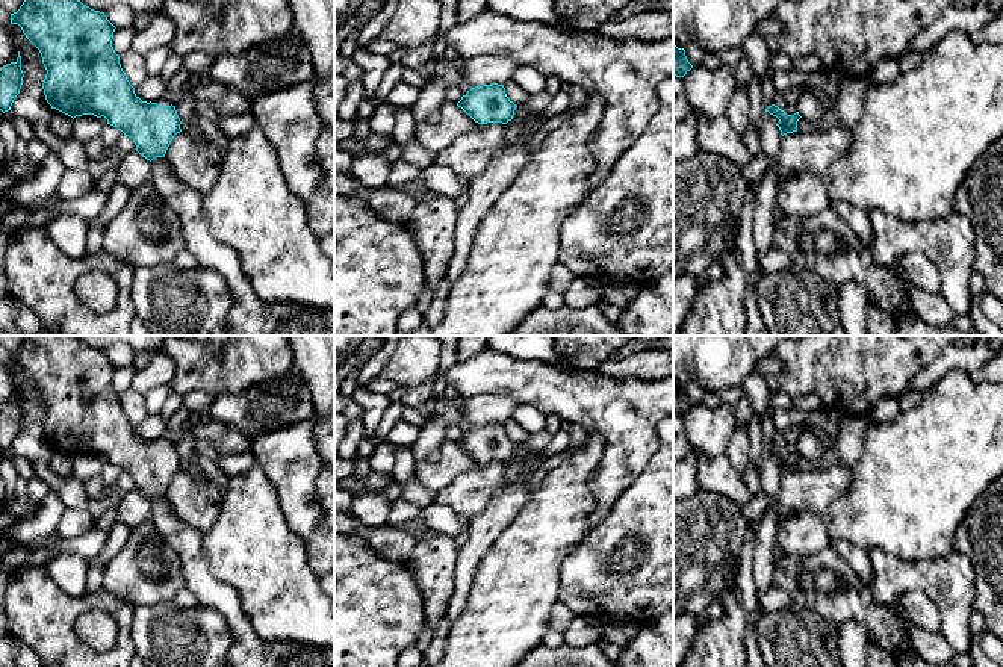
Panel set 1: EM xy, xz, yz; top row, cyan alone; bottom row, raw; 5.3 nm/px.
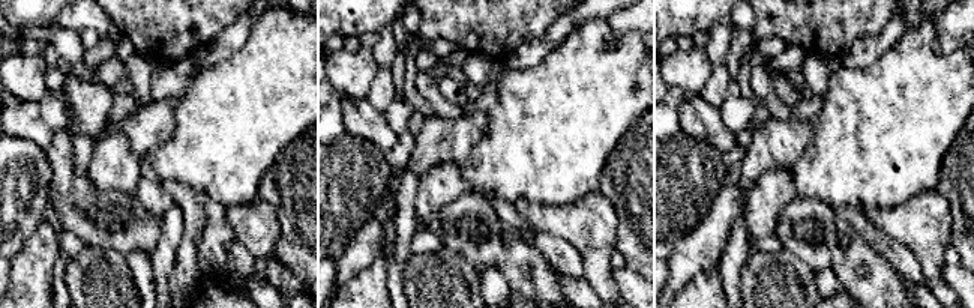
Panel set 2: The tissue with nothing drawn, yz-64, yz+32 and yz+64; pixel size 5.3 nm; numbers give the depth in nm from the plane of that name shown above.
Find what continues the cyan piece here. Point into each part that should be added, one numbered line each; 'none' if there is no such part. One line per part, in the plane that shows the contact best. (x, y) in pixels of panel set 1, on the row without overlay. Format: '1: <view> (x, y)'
none

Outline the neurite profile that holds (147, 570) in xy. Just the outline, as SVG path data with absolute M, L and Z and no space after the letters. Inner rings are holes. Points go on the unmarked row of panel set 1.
M150 519L133 528L121 552L106 563L103 590L138 605L174 602L185 588L177 552L159 535Z

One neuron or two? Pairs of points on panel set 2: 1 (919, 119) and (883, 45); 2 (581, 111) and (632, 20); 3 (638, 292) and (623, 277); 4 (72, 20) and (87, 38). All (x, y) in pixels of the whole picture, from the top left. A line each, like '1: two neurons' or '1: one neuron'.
1: two neurons
2: two neurons
3: one neuron
4: two neurons

